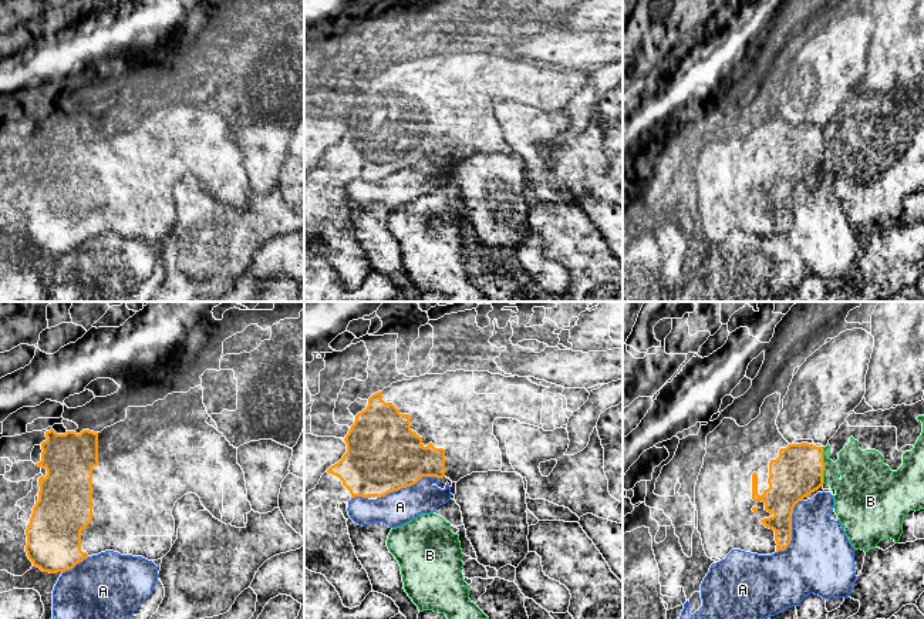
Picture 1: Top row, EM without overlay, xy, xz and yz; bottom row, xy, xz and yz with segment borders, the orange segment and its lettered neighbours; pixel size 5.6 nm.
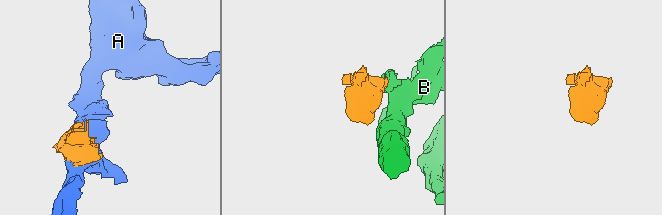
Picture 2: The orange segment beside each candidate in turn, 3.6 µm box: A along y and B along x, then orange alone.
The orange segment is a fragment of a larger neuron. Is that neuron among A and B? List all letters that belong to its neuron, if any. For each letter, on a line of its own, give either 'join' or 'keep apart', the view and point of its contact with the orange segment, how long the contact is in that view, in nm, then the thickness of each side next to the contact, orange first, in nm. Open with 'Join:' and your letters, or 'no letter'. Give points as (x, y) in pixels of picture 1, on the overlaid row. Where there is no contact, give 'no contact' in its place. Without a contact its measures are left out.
Join: no letter
A: keep apart | xz (408, 485) | 380 nm | 420/190 nm
B: keep apart | yz (823, 466) | 200 nm | 280/280 nm

